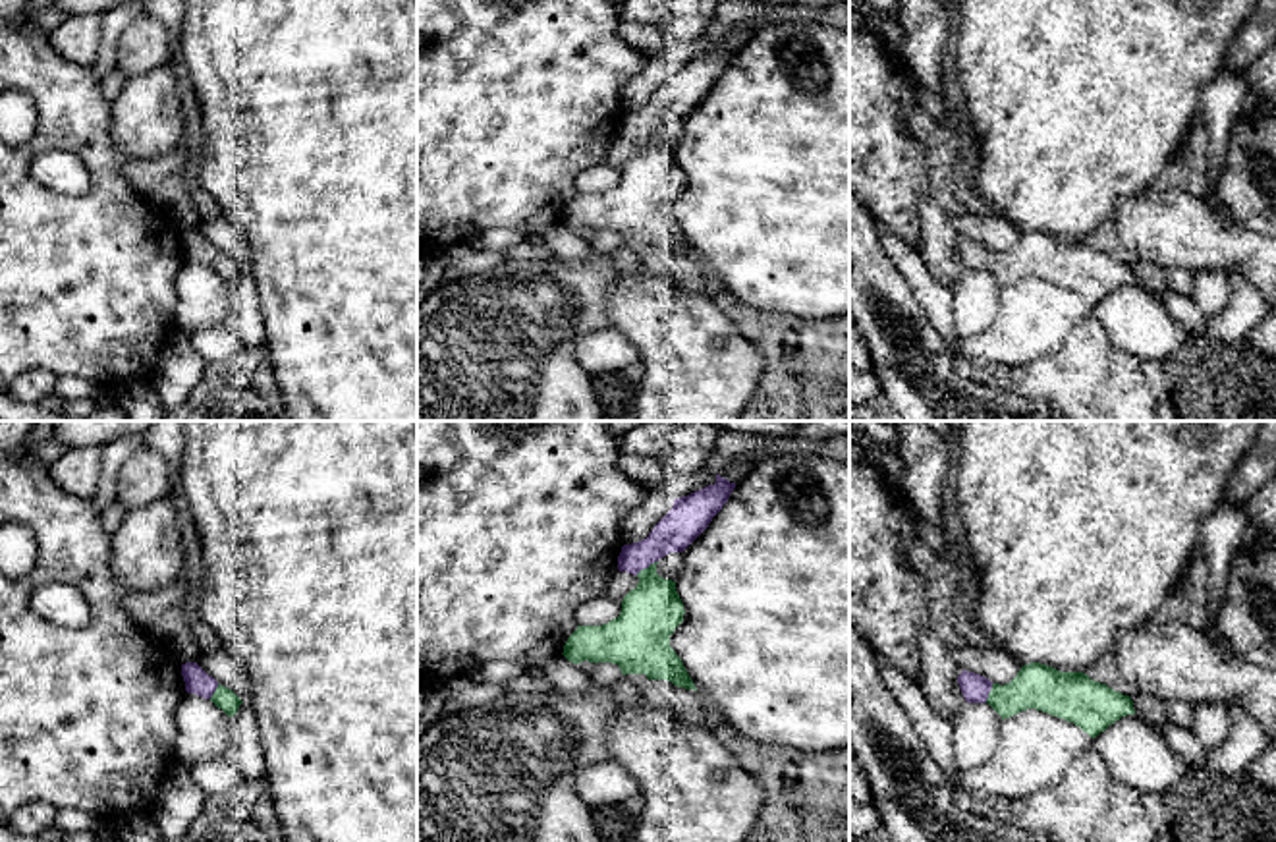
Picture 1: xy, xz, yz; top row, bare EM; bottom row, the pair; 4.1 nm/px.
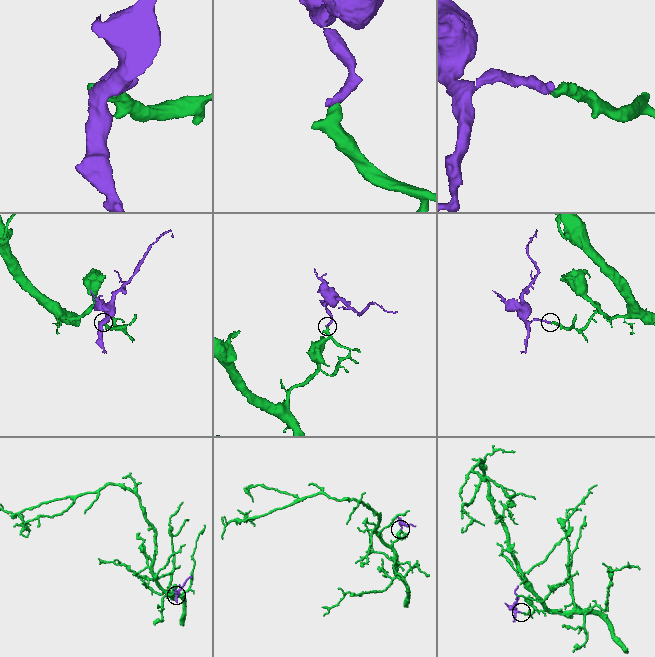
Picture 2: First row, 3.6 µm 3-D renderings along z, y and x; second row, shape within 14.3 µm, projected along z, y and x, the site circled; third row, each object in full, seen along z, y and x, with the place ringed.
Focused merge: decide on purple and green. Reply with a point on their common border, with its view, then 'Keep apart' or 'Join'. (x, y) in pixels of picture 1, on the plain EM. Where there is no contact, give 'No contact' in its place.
Touches purple at xz (645, 134). Join

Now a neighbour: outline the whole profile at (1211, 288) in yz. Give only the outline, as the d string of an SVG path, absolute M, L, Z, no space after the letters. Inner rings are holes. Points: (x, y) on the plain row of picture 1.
M1207 268L1193 272L1191 297L1205 319L1218 315L1228 305L1230 290L1230 278L1224 270Z

